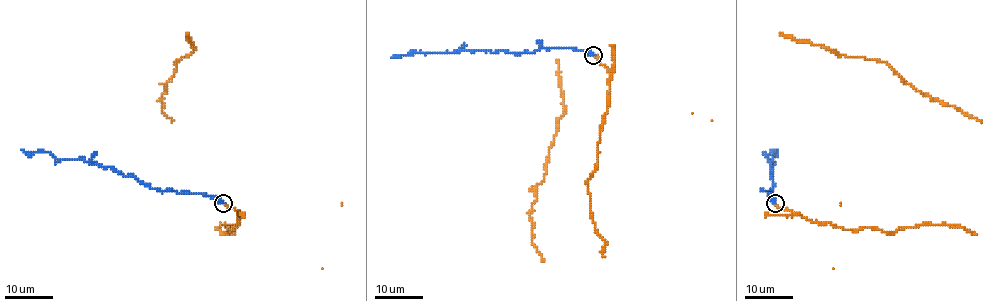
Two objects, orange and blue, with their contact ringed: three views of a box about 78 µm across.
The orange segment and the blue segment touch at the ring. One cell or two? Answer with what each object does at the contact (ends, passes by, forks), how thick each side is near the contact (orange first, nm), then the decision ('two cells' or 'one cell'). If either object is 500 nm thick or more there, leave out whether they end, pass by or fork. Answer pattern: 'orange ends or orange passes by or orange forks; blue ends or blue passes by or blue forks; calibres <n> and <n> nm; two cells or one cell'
orange ends; blue ends; calibres 120 and 280 nm; one cell

